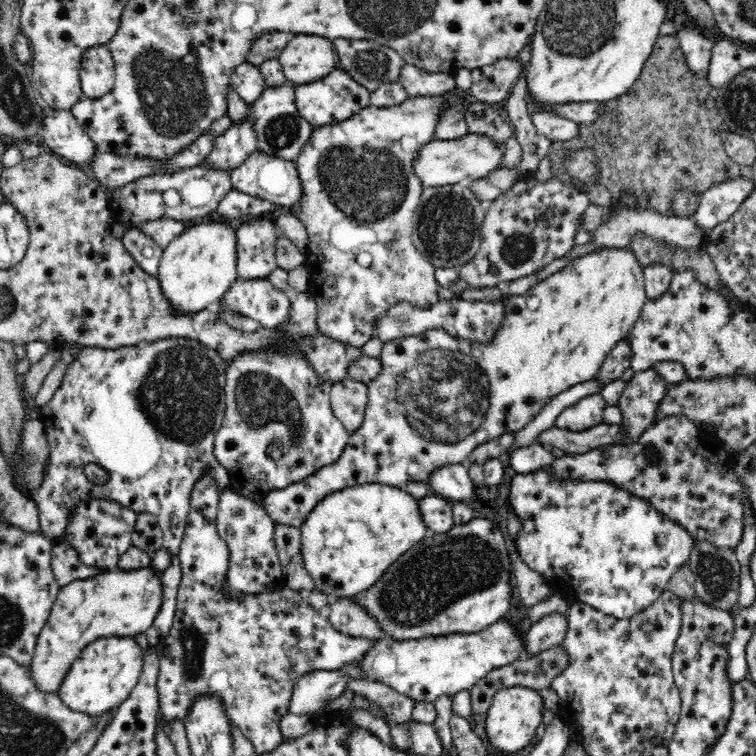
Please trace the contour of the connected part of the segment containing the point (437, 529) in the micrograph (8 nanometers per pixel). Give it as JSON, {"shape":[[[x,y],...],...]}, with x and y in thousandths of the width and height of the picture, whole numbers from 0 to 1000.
{"shape":[[[570,652],[556,660],[554,667],[569,705],[587,706],[602,694],[598,665],[589,659]]]}

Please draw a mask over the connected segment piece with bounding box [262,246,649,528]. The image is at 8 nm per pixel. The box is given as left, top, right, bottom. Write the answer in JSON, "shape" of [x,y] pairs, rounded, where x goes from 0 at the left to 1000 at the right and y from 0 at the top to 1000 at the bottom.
{"shape":[[[794,327],[780,335],[755,344],[746,354],[725,365],[722,370],[709,374],[696,390],[677,392],[669,398],[669,421],[664,426],[664,434],[659,437],[656,447],[648,455],[624,455],[620,450],[601,447],[585,433],[563,435],[560,440],[530,444],[519,450],[507,451],[504,467],[501,468],[501,491],[497,500],[485,507],[485,533],[481,541],[479,563],[471,571],[463,573],[460,587],[450,606],[440,614],[422,619],[415,627],[407,630],[398,638],[384,640],[380,646],[373,646],[347,656],[348,671],[354,683],[364,693],[374,693],[386,698],[398,698],[399,693],[407,688],[410,677],[421,669],[434,656],[458,646],[470,646],[481,640],[511,640],[520,642],[526,647],[537,648],[541,639],[558,639],[561,644],[569,644],[569,630],[571,624],[597,615],[612,615],[620,611],[624,598],[636,587],[653,582],[656,577],[664,577],[672,571],[685,571],[693,562],[701,561],[706,556],[705,550],[714,545],[721,532],[726,526],[741,521],[746,515],[757,509],[775,504],[784,505],[791,496],[794,484],[799,481],[802,470],[813,459],[813,455],[831,446],[833,435],[839,431],[841,422],[847,418],[847,411],[858,394],[853,388],[852,353],[845,348],[841,337],[833,328],[828,327]]]}

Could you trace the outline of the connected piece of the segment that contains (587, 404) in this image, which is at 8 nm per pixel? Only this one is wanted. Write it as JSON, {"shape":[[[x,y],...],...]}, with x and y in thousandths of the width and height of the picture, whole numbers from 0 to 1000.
{"shape":[[[786,516],[780,524],[769,526],[762,534],[750,537],[735,550],[731,563],[741,569],[757,571],[778,570],[799,560],[798,545],[803,538],[792,517]]]}

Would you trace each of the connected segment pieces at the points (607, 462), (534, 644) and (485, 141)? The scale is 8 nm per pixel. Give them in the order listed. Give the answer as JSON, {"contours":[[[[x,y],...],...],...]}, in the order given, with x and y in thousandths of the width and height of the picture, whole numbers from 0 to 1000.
{"contours":[[[[884,550],[831,590],[796,590],[774,601],[734,607],[729,616],[735,631],[803,636],[831,648],[907,698],[922,717],[970,726],[985,694],[984,652],[974,630],[974,614],[974,599],[955,590],[947,575],[931,571],[906,550]]],[[[728,811],[710,817],[694,837],[696,866],[712,866],[718,860],[737,856],[746,849],[751,836],[750,811]]],[[[619,176],[603,185],[571,185],[566,188],[553,212],[548,214],[548,224],[558,237],[562,247],[587,246],[623,241],[648,233],[653,225],[661,225],[667,217],[667,190],[656,189],[643,177]]]]}

